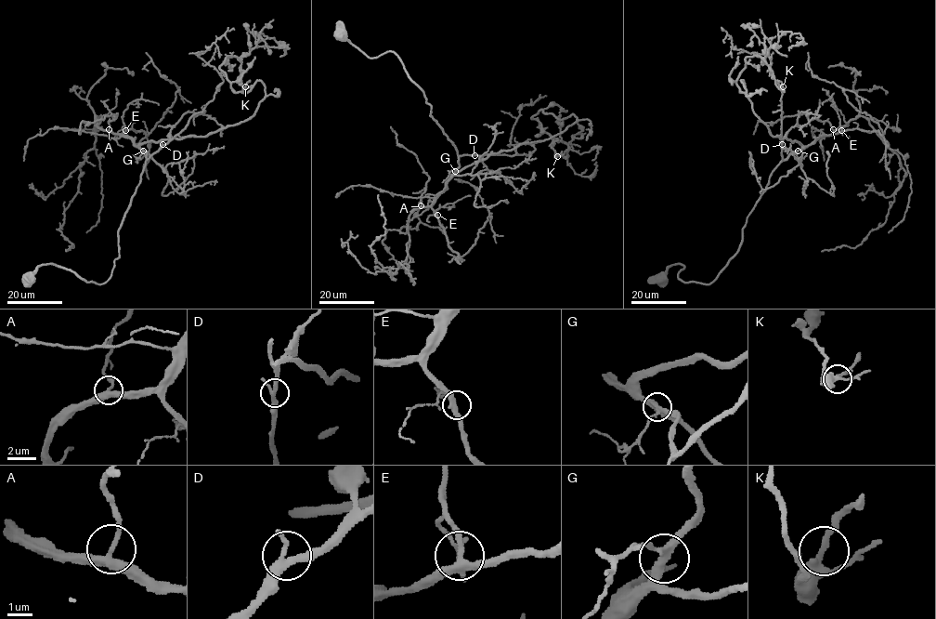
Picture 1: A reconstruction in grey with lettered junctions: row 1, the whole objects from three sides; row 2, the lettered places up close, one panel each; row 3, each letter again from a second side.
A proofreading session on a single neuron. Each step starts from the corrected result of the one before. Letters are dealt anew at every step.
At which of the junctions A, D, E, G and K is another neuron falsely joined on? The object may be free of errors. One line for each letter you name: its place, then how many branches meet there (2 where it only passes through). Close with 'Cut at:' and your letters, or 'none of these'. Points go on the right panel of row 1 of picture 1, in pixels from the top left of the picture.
Cut at: none of these

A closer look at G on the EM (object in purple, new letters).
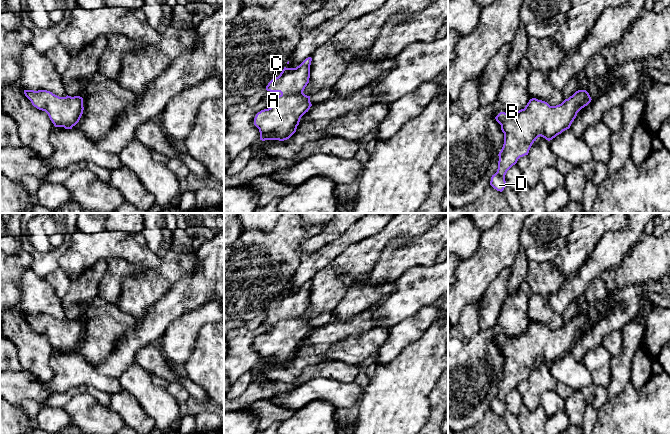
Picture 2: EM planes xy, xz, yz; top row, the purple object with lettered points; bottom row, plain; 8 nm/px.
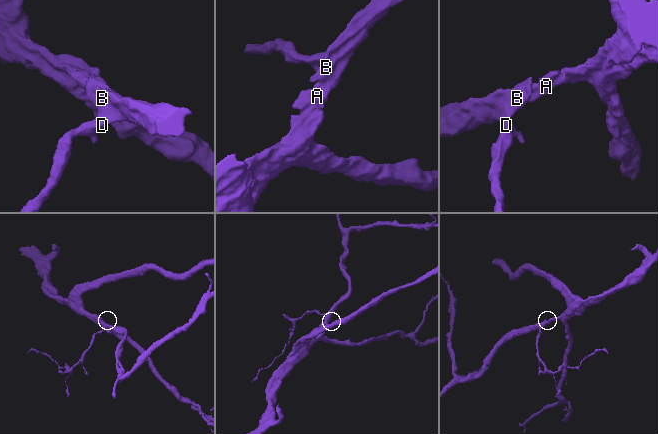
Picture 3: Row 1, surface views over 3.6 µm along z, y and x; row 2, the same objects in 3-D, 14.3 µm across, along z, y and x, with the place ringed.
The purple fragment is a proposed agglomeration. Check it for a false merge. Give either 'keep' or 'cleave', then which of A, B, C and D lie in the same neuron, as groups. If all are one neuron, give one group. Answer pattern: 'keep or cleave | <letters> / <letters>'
keep | A B C D

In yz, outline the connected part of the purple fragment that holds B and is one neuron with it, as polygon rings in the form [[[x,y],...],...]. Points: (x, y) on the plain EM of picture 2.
[[[578,314],[556,330],[532,322],[524,333],[515,337],[500,336],[495,343],[504,357],[504,368],[498,378],[498,393],[492,399],[490,409],[502,416],[507,410],[507,395],[520,381],[528,379],[536,363],[541,360],[550,365],[569,353],[577,337],[591,324],[586,314]]]

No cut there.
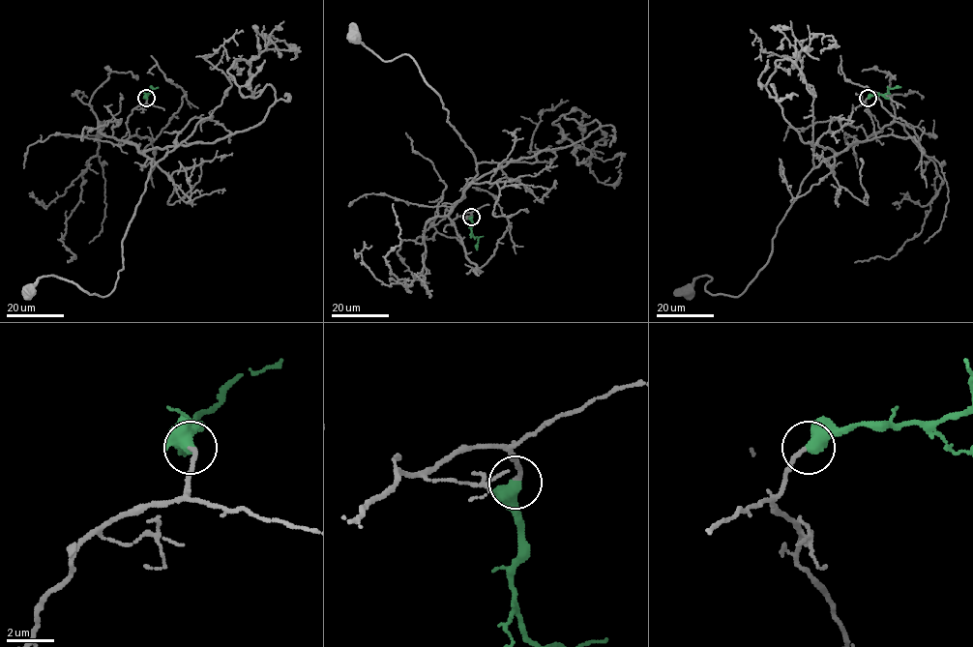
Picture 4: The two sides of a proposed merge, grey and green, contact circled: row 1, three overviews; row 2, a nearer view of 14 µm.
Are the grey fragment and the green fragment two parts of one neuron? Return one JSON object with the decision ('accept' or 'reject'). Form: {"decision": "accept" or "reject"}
{"decision": "accept"}

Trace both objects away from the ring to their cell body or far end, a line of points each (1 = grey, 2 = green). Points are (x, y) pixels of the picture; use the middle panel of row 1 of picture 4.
1: (471, 217), (457, 215), (454, 224), (449, 218), (476, 163), (439, 96), (408, 55), (382, 61), (356, 37)
2: (471, 217), (472, 235), (478, 238), (476, 249)

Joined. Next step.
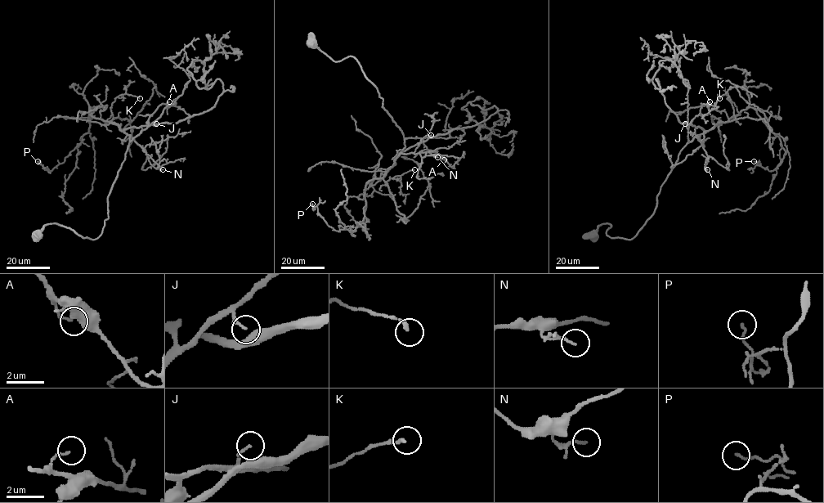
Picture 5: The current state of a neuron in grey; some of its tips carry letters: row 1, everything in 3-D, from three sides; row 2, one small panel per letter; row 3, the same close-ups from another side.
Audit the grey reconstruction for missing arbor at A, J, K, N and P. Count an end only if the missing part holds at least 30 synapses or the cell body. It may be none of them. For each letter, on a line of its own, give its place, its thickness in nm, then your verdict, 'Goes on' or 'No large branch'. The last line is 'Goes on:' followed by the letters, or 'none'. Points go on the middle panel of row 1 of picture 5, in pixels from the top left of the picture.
A: Place: (444, 159). Thickness 100 nm. No large branch
J: Place: (431, 135). Thickness 80 nm. No large branch
K: Place: (414, 169). Thickness 170 nm. No large branch
N: Place: (437, 157). Thickness 120 nm. No large branch
P: Place: (312, 204). Thickness 100 nm. No large branch
Goes on: none

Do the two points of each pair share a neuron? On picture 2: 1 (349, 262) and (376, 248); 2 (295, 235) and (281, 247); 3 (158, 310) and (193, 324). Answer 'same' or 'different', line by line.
1: same
2: same
3: different

